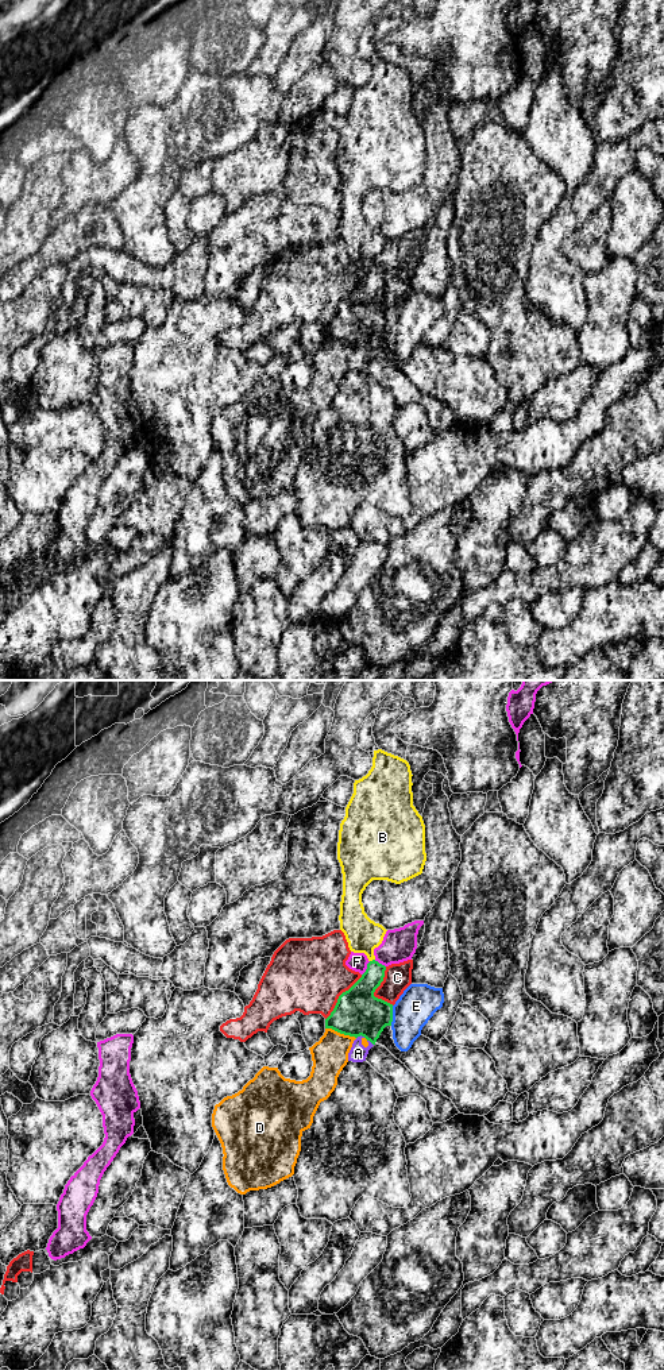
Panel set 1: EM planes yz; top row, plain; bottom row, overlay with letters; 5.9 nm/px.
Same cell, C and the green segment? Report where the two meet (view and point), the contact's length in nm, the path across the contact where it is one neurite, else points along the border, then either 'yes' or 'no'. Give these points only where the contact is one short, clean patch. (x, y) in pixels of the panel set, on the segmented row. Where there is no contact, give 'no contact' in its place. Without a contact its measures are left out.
contact yz (374, 991); length 240 nm; border yz (386, 967), (383, 980), (374, 995), (393, 1004); no

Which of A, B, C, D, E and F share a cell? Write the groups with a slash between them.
A D / B / C / E / F

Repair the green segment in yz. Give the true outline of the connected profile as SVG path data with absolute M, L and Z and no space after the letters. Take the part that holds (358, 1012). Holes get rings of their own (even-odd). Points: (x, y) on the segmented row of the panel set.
M382 749L374 750L371 769L354 783L354 794L339 830L337 860L343 873L340 930L350 950L364 953L370 962L362 977L339 996L333 1011L325 1019L325 1029L355 1038L362 1035L372 1045L383 1029L391 1026L393 1004L374 996L386 970L386 966L375 960L374 949L382 943L387 930L367 916L362 894L372 880L401 884L422 873L426 861L425 825L413 806L412 776L406 760Z

